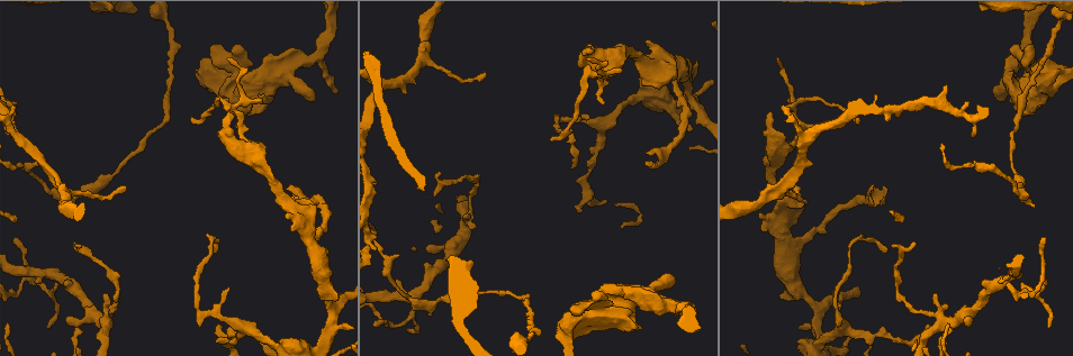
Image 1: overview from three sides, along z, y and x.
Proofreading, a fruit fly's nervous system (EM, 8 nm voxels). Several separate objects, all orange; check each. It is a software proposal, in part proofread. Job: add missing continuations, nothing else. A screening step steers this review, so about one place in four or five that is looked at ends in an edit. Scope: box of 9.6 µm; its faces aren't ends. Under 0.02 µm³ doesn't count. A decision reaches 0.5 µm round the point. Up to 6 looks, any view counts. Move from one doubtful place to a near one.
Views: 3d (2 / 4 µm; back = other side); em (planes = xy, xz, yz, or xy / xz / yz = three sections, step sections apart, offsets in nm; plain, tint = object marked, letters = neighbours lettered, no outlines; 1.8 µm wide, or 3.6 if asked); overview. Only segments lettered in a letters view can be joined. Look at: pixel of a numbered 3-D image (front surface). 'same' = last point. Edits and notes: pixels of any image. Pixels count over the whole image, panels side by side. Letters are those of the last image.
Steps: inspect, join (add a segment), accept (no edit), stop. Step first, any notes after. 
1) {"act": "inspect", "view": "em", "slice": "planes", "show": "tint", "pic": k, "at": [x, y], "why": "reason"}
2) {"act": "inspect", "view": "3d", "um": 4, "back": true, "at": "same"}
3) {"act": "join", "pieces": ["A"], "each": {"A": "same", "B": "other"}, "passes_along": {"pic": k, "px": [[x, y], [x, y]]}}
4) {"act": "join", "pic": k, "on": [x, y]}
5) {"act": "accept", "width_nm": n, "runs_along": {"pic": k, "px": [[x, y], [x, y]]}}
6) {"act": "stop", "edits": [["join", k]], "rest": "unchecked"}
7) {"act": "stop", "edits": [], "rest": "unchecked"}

{"act": "inspect", "view": "em", "slice": "xy", "step": 8, "show": "letters", "pic": 1, "at": [375, 247], "why": "branch stops here"}

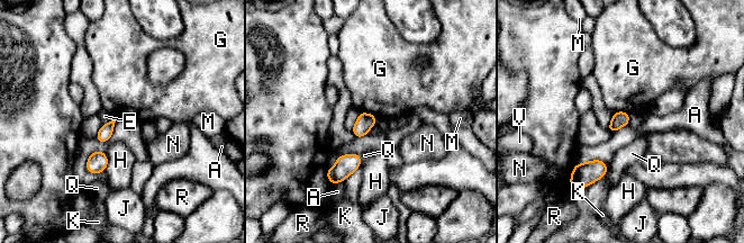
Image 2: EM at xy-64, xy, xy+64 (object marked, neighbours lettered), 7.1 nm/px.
{"act": "inspect", "view": "em", "slice": "planes", "show": "letters", "at": "same"}

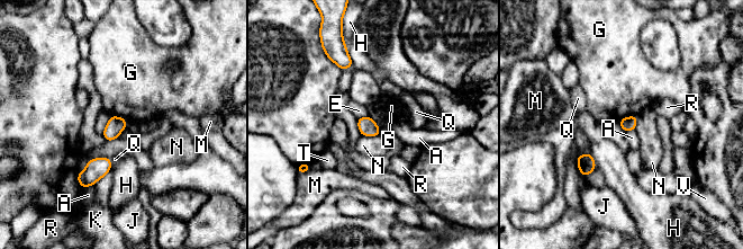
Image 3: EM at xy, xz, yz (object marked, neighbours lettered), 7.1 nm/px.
{"act": "accept", "width_nm": 100, "longest_contact_nm": ["Q", 240], "each": {"A": "other", "E": "other", "G": "other", "H": "other", "J": "other", "K": "other", "M": "other", "N": "other", "Q": "other", "R": "other", "T": "other", "V": "other"}, "found": "no lettered segment goes on from it"}

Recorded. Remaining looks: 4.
{"act": "inspect", "view": "em", "slice": "xz", "step": 8, "show": "letters", "pic": 1, "at": [966, 319]}

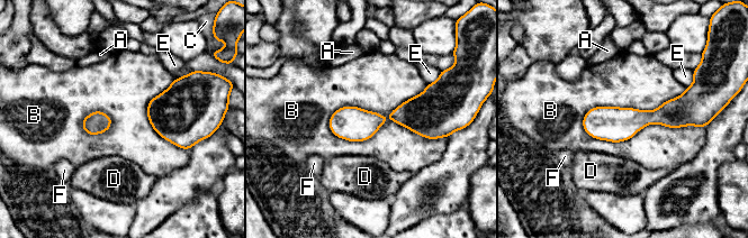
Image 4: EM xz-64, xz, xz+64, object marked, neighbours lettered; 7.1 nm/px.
{"act": "accept", "each": {"A": "other", "B": "other", "C": "other", "D": "other", "E": "other", "F": "other"}, "found": "no lettered segment goes on from it"}

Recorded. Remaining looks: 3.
{"act": "inspect", "view": "em", "um": 3.6, "slice": "xy", "step": 16, "show": "tint", "pic": 1, "at": [1061, 85]}

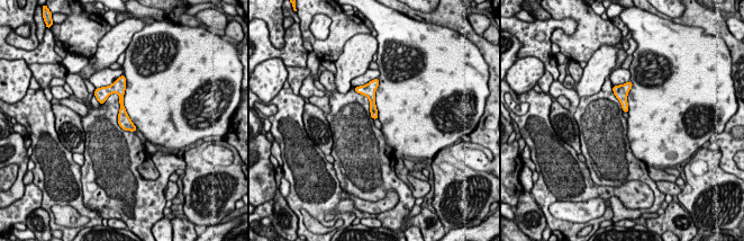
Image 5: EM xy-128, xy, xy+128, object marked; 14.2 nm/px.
{"act": "inspect", "view": "em", "um": 3.6, "slice": "yz", "step": 8, "show": "letters", "at": "same"}

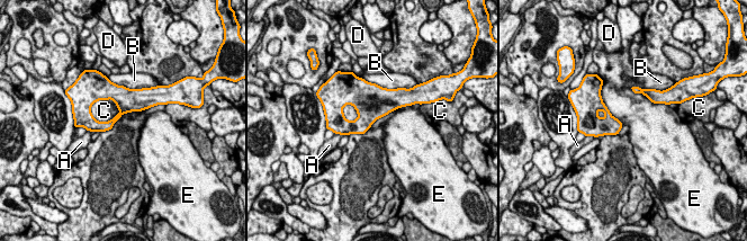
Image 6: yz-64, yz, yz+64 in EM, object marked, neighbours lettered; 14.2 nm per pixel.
{"act": "accept", "width_nm": 90, "each": {"A": "other", "B": "other", "C": "other", "D": "other", "E": "other"}, "found": "none of them fits"}

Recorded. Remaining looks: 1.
{"act": "stop", "edits": [], "rest": "unchecked"}

